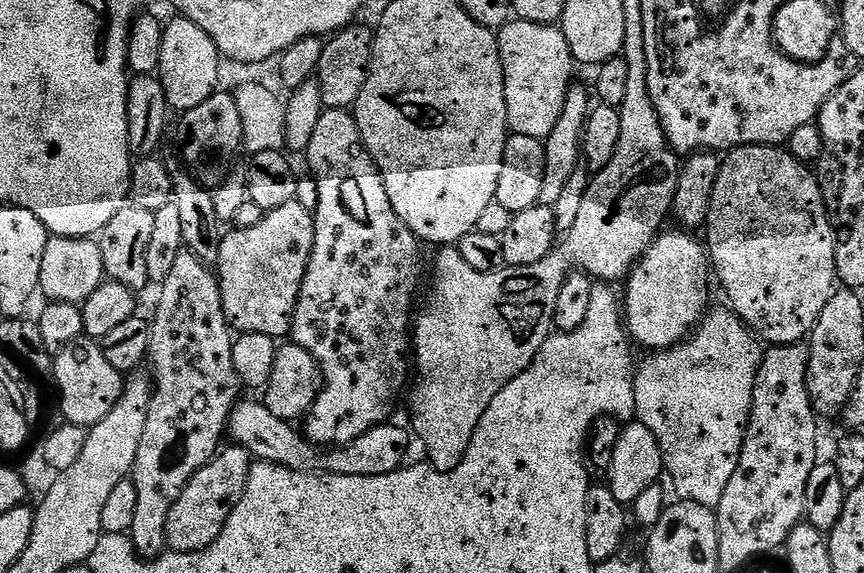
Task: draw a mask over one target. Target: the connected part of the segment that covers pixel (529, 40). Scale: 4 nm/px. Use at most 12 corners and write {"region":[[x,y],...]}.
{"region":[[555,24],[499,29],[508,127],[545,141],[574,61]]}

